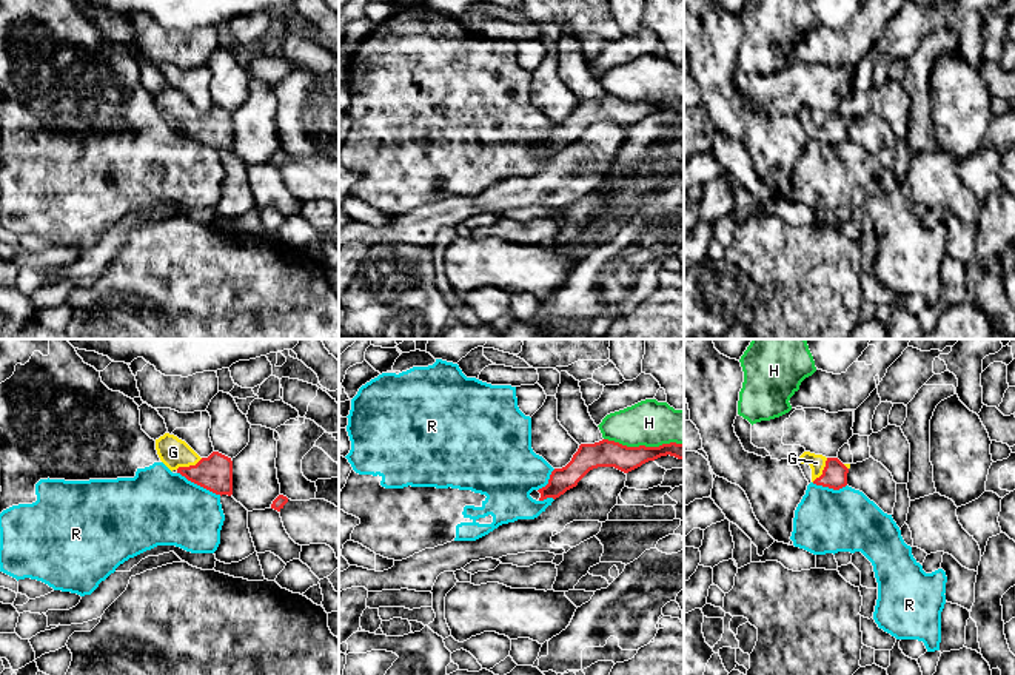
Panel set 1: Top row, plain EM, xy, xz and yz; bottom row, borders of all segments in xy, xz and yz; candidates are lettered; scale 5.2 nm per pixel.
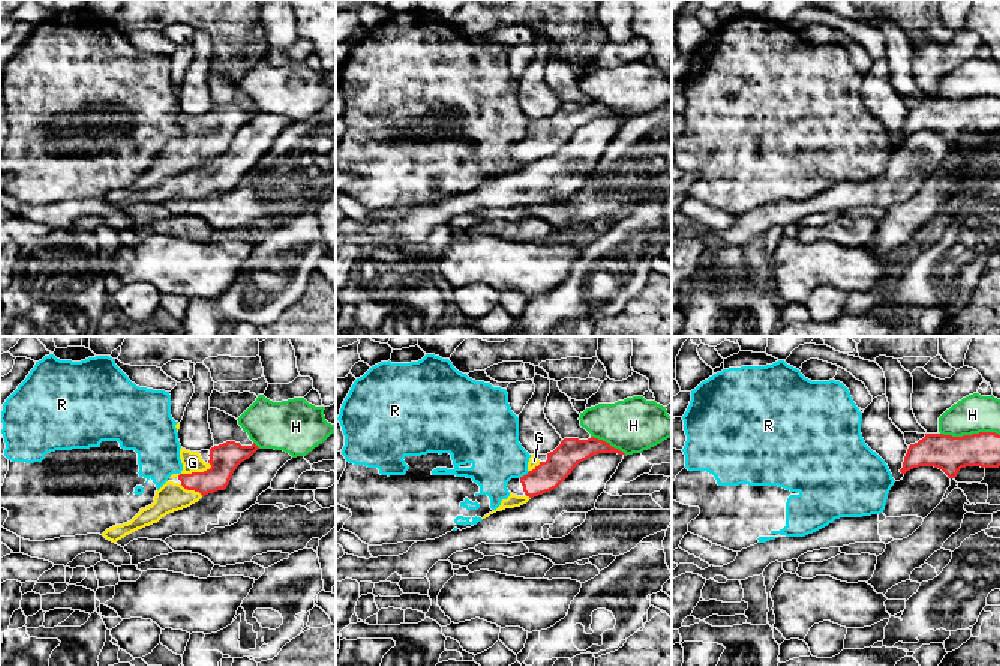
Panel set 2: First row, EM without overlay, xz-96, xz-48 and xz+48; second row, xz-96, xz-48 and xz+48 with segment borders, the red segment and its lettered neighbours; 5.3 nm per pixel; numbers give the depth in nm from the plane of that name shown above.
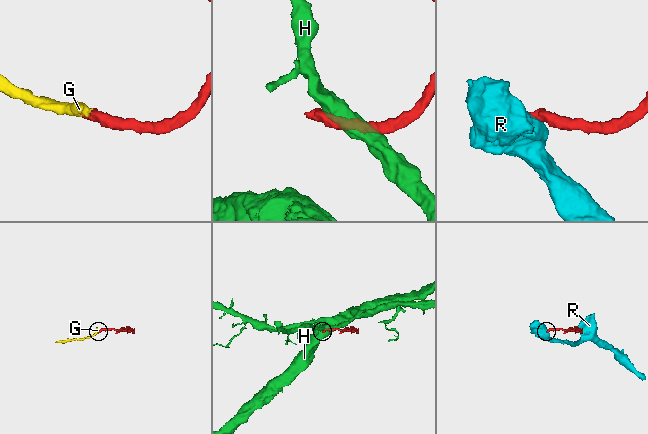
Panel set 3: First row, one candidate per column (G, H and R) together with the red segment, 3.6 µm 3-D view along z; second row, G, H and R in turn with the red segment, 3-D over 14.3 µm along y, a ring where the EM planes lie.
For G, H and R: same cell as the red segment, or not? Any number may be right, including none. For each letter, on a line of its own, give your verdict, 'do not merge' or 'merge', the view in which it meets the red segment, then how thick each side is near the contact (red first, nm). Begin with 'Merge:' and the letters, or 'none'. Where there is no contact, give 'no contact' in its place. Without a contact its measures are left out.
Merge: G
G: merge; meets red in xy; 190 nm thick on the red side, 160 nm on the other
H: do not merge; meets red in xz; 140 nm thick on the red side, 240 nm on the other
R: do not merge; meets red in xy; 190 nm thick on the red side, 400 nm on the other

